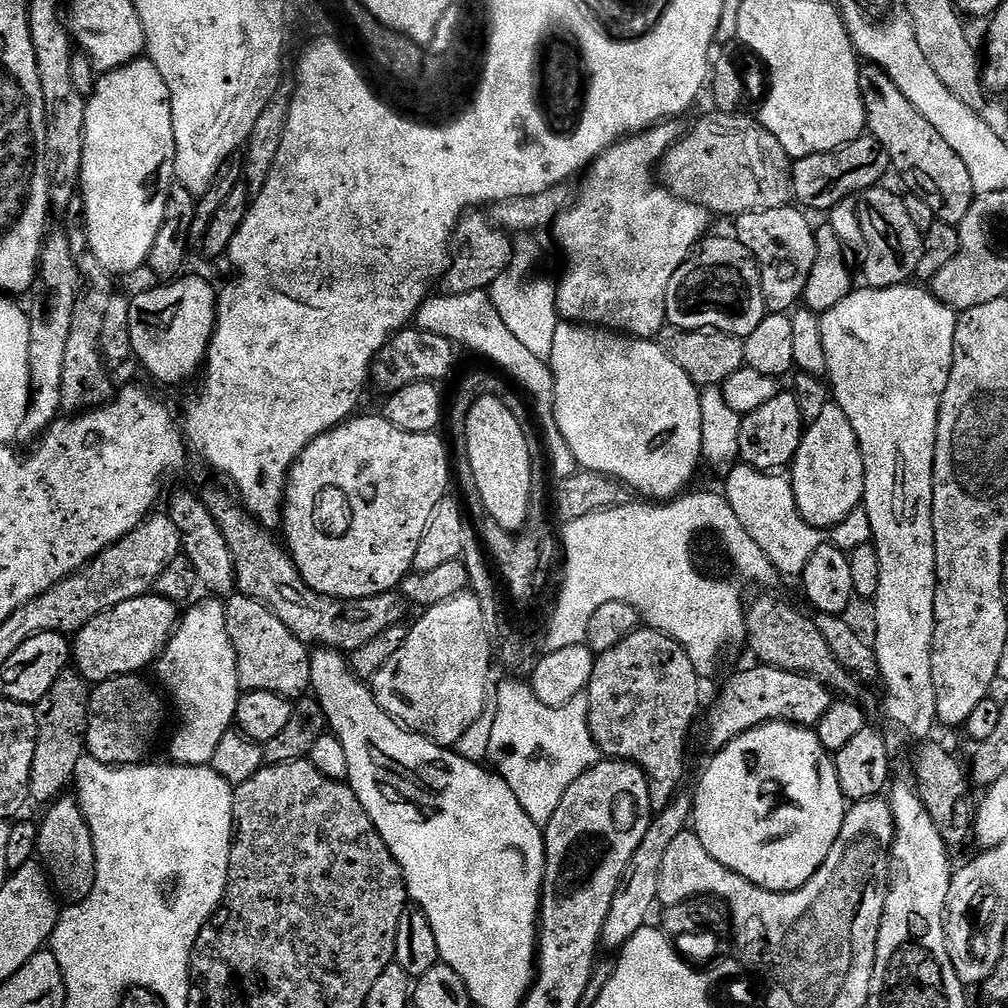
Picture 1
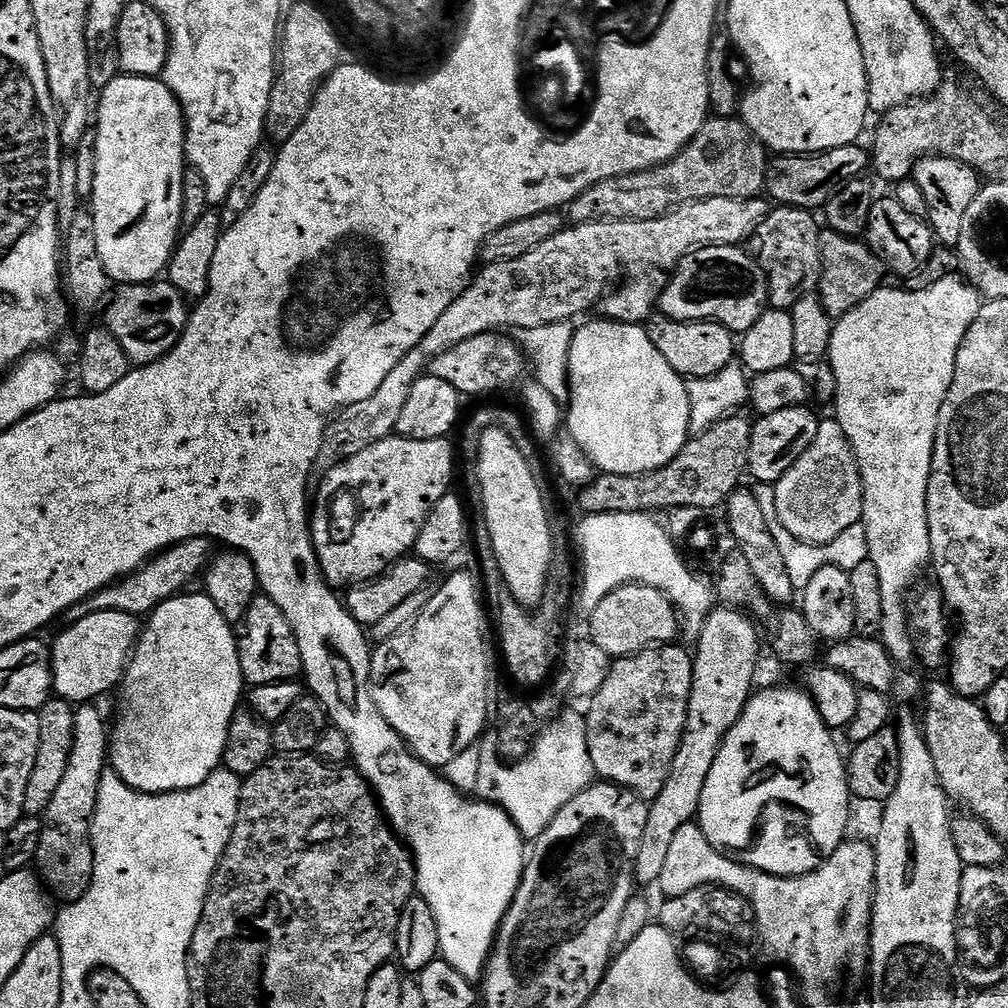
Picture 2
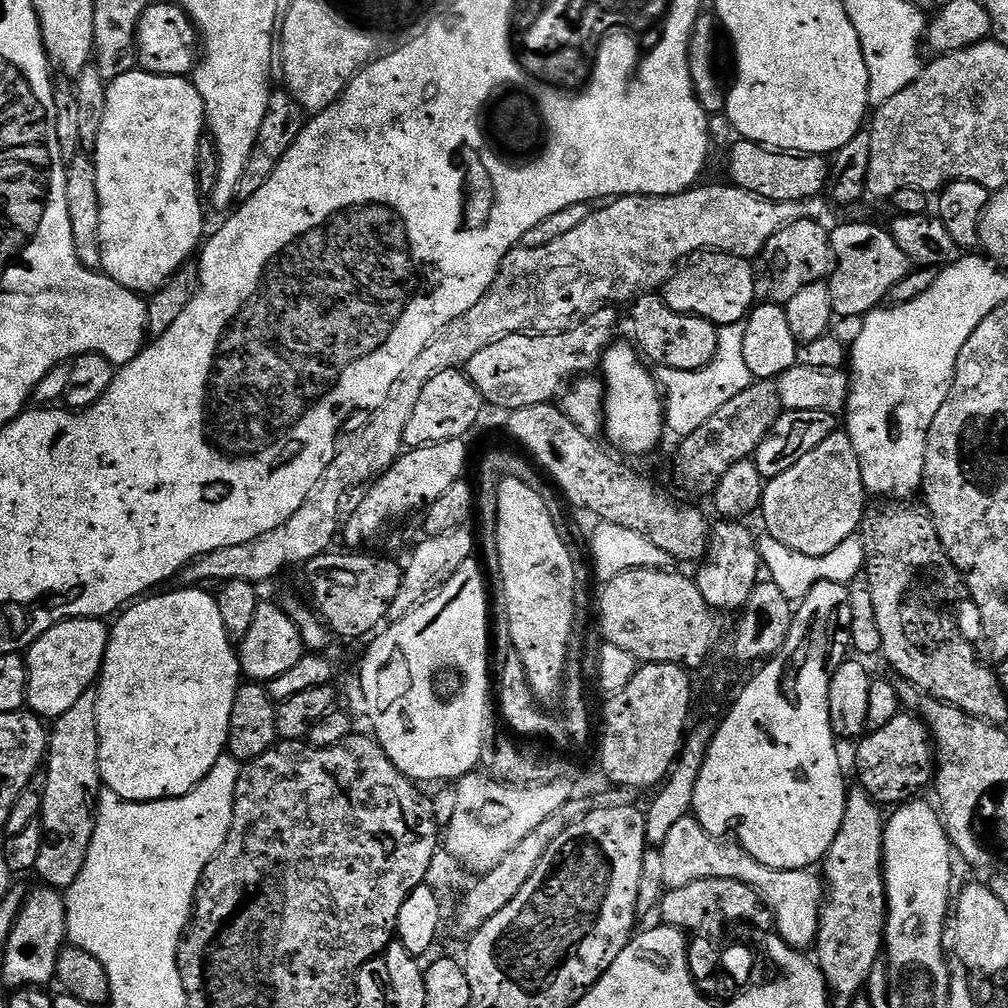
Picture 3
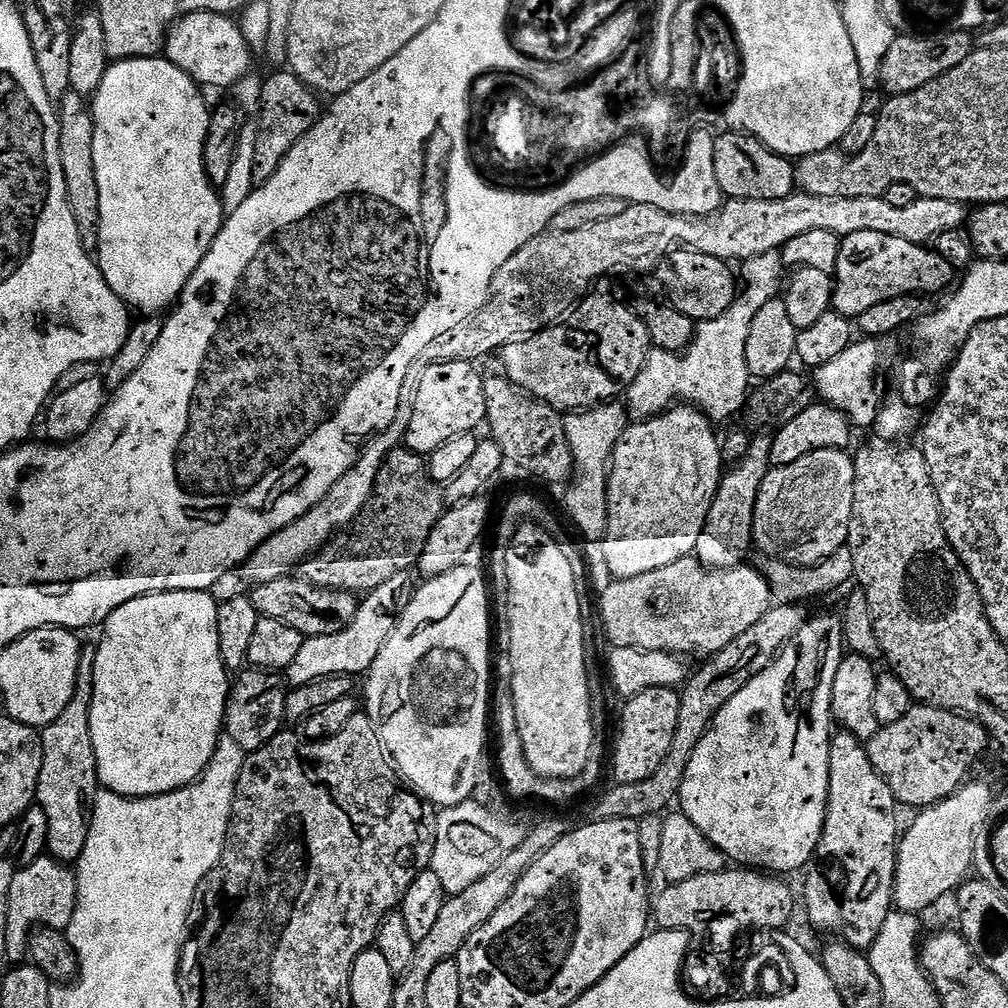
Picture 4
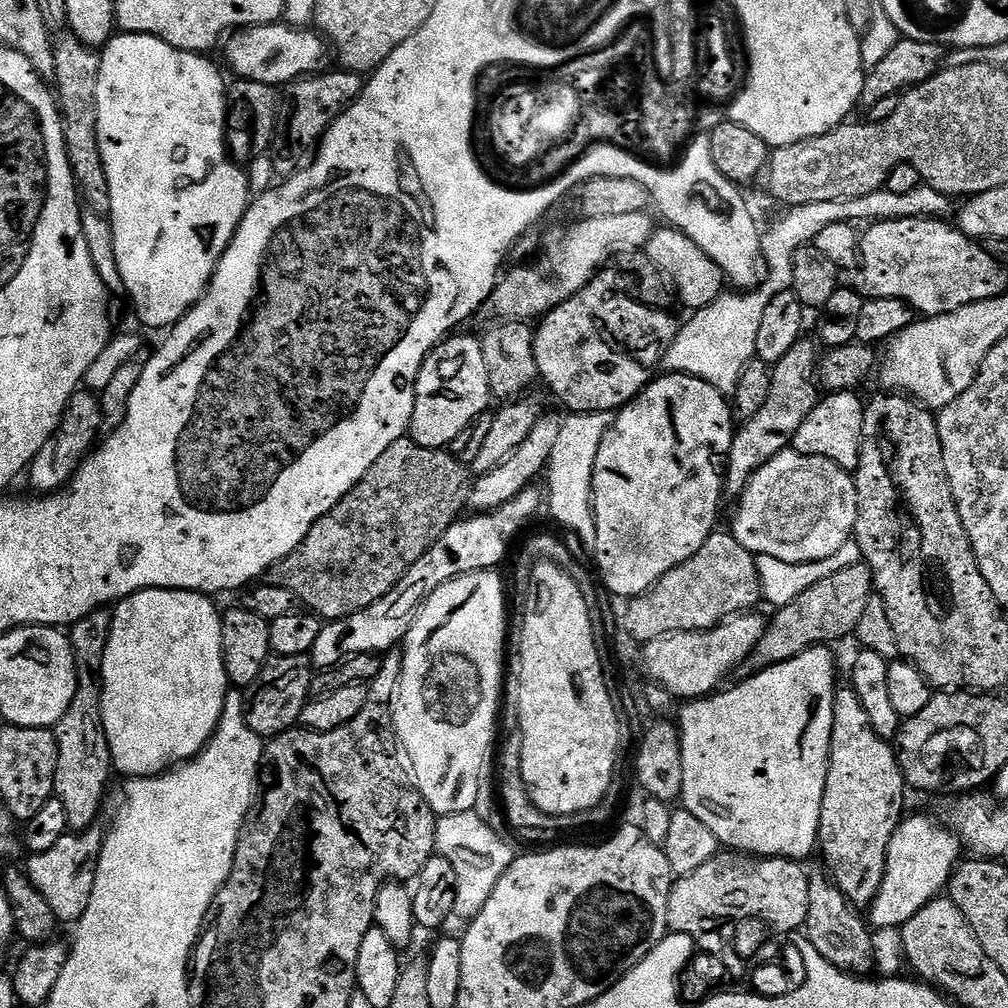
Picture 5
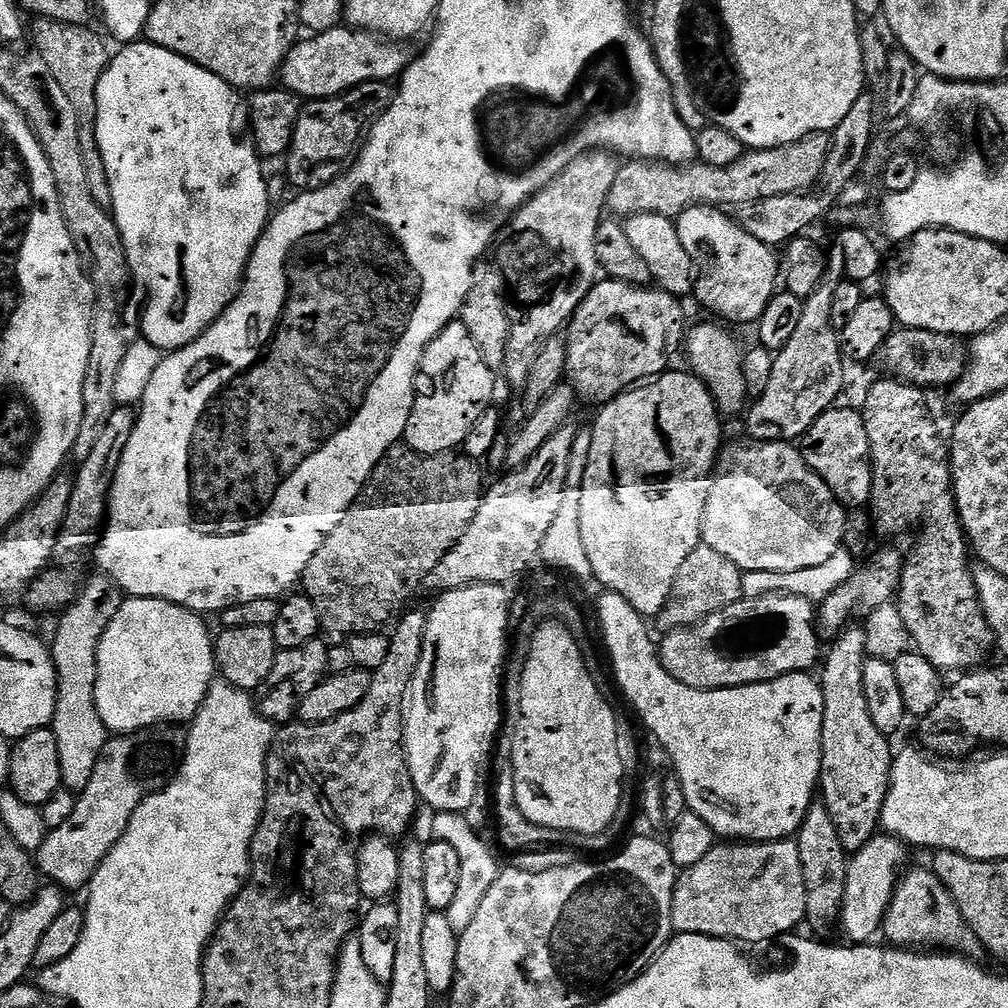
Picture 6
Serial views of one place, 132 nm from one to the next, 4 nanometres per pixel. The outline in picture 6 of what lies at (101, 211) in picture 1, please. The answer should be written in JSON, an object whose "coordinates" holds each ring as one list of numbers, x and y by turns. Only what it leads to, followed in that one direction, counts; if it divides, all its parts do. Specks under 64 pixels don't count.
{"coordinates":[[133,42,119,49,121,52,111,57,108,68,98,82,96,95,96,141,102,154,102,162,106,166,106,178,110,182,112,195,111,213,116,219,118,230,122,234,122,242,126,250,128,268,132,271,135,283,144,287,148,295,148,305,144,308,144,321,138,324,143,339,149,340,161,353,176,352,194,342,217,318,227,310,229,304,236,299,236,293,248,268,248,259,260,241,260,235,268,226,268,184,264,181,264,168,261,157,251,143,239,144,236,132,232,127,236,124,237,89,231,88,218,74,210,74,202,66,174,54,157,44]]}

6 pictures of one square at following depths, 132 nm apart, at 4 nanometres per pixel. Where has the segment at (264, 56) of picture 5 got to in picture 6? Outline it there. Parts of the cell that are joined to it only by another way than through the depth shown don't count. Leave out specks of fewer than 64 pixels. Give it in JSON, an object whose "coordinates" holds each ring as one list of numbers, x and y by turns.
{"coordinates":[[337,26,329,32,312,34,307,38,309,40,301,39,290,50,281,67,279,79,282,84,284,80,283,87,287,91,296,93,308,102,341,96,343,92,375,80,395,81,410,63,410,55,403,43,351,26]]}

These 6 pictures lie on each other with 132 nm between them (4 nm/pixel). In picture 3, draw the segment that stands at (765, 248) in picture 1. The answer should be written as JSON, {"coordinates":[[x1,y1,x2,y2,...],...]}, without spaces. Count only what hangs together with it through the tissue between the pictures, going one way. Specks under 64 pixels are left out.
{"coordinates":[[799,220,786,226,774,238,770,238,766,249,768,256,768,296,774,304,786,305,794,294,806,286,821,283,834,267,832,238,829,229,818,220]]}

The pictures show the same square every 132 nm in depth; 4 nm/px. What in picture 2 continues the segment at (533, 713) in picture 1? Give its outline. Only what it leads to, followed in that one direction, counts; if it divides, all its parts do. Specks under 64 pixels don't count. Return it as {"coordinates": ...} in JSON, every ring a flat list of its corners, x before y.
{"coordinates":[[566,712,544,725,521,760,508,763,501,759,495,739,484,738,478,744,480,757,475,795,499,806,516,823,516,829,528,842,536,841,550,822,554,822,562,806,566,806,570,798,582,794,582,790,589,788,597,779,594,762,590,762,584,716]]}

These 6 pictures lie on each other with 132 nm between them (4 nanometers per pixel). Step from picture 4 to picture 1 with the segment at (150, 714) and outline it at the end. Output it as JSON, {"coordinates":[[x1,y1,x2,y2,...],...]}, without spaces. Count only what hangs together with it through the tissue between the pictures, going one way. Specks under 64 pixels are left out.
{"coordinates":[[204,598,201,604,196,604,188,613,179,617,176,631,168,640,168,645,154,665,154,672,160,675,164,683,163,691,176,703,176,712,180,715,180,729,172,736,171,759,177,764,211,765,214,749,222,742,222,734,226,734,236,719,236,707,242,695,238,666,234,646,230,642,230,634,226,630,226,610,224,604,216,598]]}

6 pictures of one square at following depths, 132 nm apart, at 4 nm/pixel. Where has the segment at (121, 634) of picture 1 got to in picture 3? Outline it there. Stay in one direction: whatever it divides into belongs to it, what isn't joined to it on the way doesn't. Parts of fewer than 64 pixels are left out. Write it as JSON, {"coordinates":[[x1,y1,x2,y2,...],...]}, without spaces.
{"coordinates":[[103,619,63,620,26,649,28,666,27,707,41,718,66,714,99,681,106,658,110,628]]}

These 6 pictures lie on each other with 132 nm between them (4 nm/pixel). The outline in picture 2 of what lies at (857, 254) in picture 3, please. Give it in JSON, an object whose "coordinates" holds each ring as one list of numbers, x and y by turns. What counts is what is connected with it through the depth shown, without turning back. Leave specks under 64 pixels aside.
{"coordinates":[[829,230,820,233,820,283,818,295,822,306,829,316,839,318,846,315,854,306,858,306,870,294,881,287,880,275,885,275,886,269,877,257,868,249,863,239,843,236]]}

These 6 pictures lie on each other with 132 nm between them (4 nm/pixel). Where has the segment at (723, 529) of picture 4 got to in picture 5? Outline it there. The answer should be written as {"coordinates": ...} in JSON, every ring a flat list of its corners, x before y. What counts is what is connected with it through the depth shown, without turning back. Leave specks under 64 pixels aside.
{"coordinates":[[802,338,790,350,790,354,786,354,786,358,777,362,771,369,772,385,766,404,740,428,741,432,739,429,733,435,732,449,726,461,726,492,729,497,739,497,752,476,791,445,802,422,806,422,806,418,810,418,816,409,822,392,818,387,817,345,813,344,808,338]]}

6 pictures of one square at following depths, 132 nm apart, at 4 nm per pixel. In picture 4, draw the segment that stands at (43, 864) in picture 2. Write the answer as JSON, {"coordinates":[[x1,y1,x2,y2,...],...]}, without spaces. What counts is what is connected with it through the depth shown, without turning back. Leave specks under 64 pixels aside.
{"coordinates":[[84,690,77,691,66,710,62,710,60,717,42,732,44,766,36,798,39,807,46,810,46,818,50,822,48,852,65,862,79,861,80,855,86,850,90,809,101,787,100,767,96,764,96,750,90,726,91,710,91,695]]}

